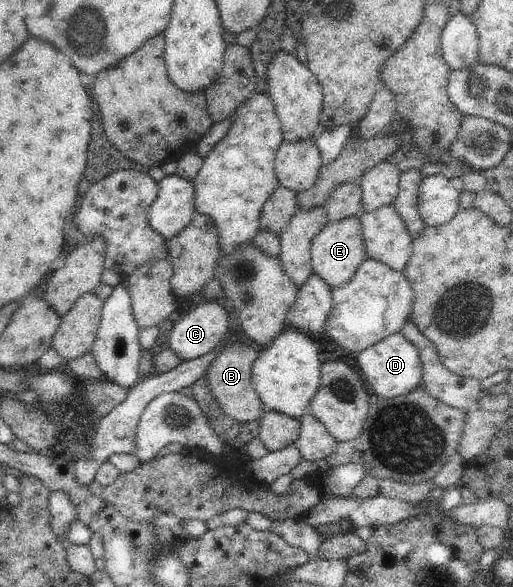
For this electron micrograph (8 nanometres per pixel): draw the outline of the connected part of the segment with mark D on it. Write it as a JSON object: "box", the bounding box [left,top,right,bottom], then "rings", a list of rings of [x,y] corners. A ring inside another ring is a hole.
{"box":[357,332,424,398],"rings":[[[399,332],[388,336],[375,346],[365,349],[357,354],[357,364],[361,370],[361,378],[365,380],[370,392],[381,398],[393,398],[408,395],[419,386],[422,386],[422,374],[424,373],[417,346],[407,340],[407,337]]]}

